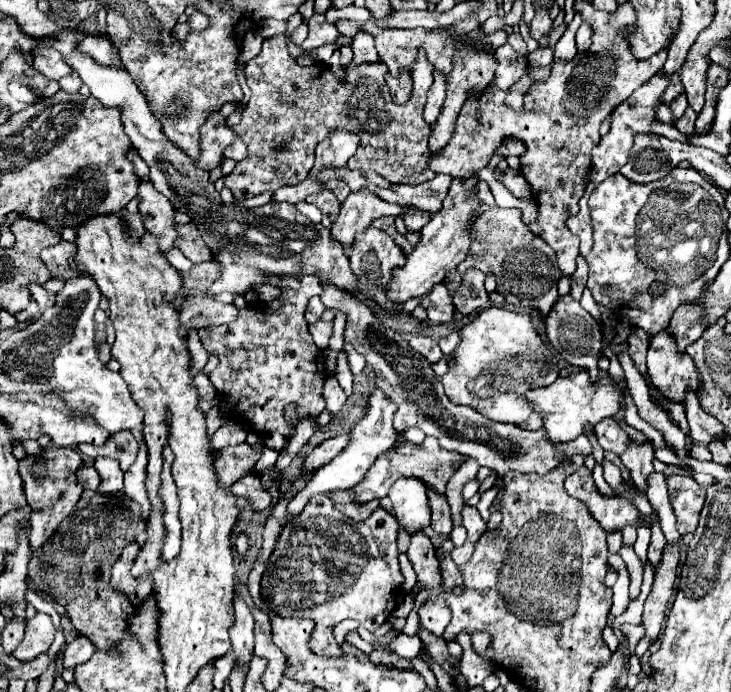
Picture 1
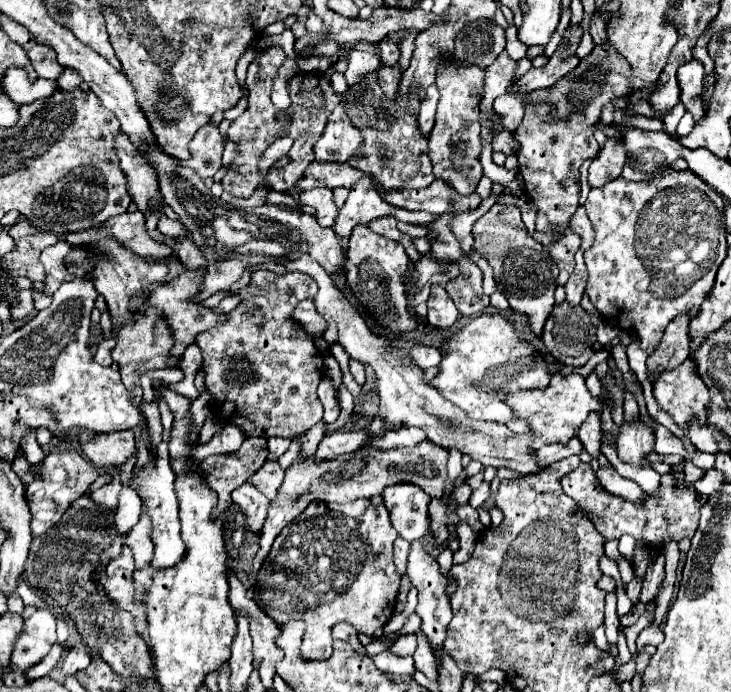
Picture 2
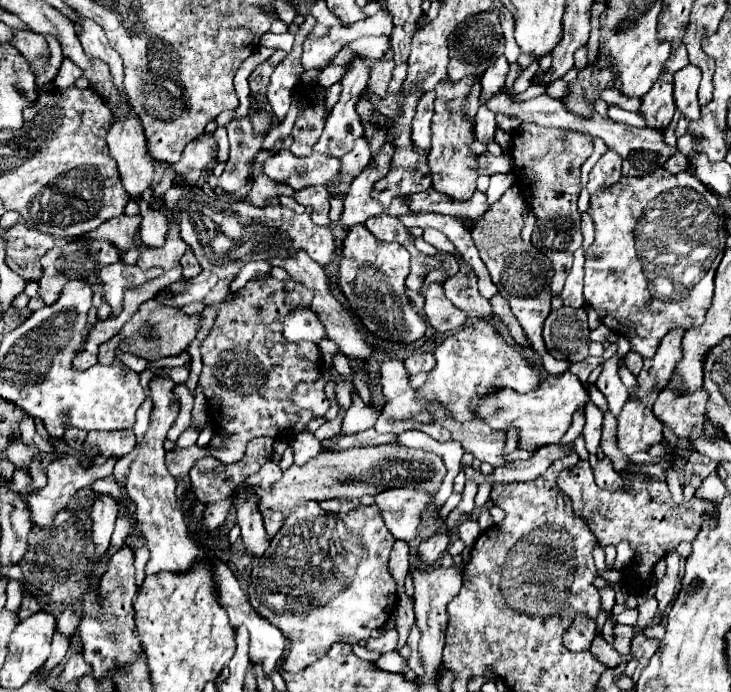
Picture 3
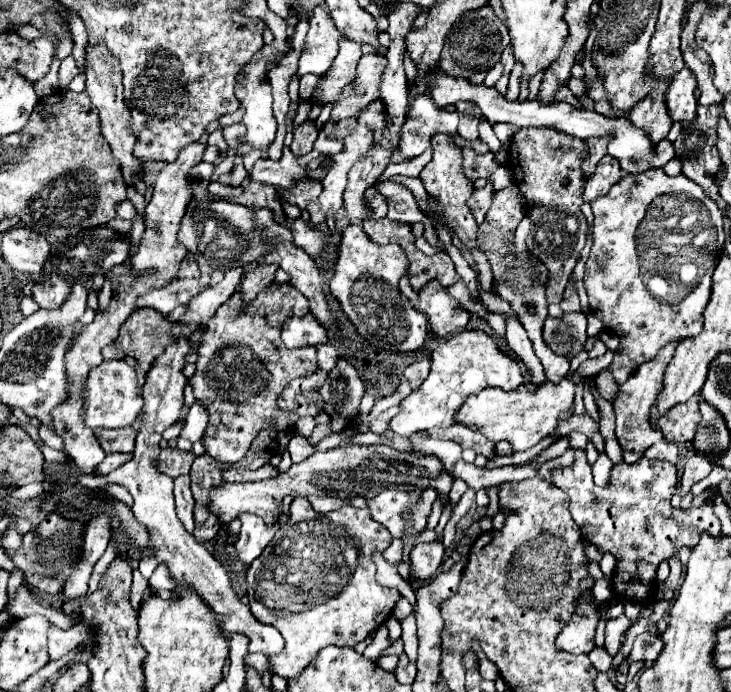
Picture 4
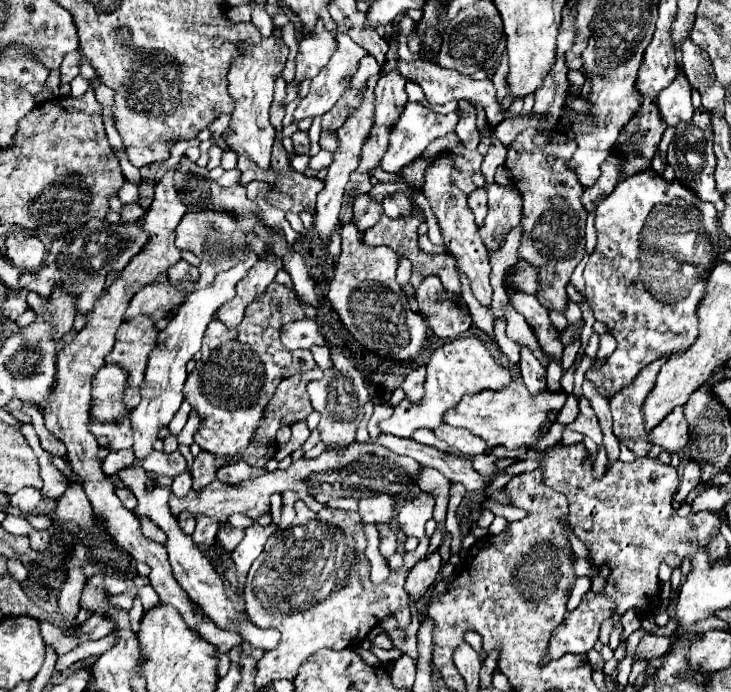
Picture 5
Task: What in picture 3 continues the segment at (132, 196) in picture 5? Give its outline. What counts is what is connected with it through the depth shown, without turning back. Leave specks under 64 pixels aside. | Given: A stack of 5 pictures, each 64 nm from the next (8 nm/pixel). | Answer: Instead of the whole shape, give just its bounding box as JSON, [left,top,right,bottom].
[138,199,168,247]

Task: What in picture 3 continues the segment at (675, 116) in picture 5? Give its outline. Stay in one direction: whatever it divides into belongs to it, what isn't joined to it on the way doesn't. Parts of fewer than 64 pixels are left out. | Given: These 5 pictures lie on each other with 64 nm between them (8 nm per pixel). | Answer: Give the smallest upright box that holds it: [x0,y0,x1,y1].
[674,64,702,120]

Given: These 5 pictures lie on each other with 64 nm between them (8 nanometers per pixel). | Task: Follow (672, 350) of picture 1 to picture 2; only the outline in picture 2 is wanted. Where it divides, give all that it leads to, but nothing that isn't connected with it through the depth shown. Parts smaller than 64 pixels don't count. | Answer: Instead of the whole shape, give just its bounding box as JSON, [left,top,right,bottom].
[654,360,710,428]

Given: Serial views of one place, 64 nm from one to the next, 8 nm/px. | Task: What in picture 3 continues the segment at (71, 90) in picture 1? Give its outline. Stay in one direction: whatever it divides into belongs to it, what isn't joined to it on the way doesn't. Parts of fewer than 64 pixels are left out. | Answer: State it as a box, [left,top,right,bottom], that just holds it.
[54,58,82,89]

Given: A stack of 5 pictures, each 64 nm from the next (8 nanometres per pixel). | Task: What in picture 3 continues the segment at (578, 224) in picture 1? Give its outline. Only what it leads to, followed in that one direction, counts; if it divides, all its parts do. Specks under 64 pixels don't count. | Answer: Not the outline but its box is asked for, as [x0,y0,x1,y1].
[582,212,594,251]

